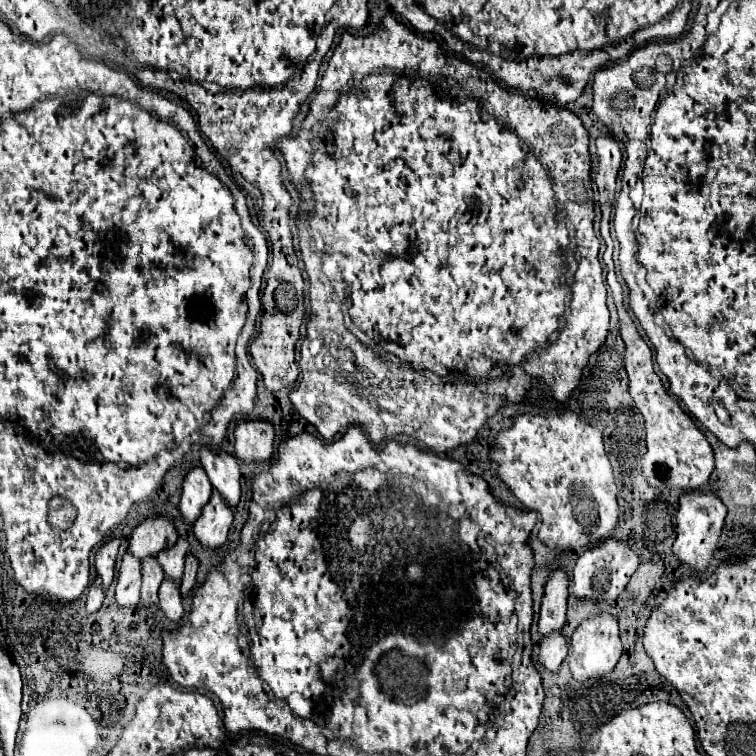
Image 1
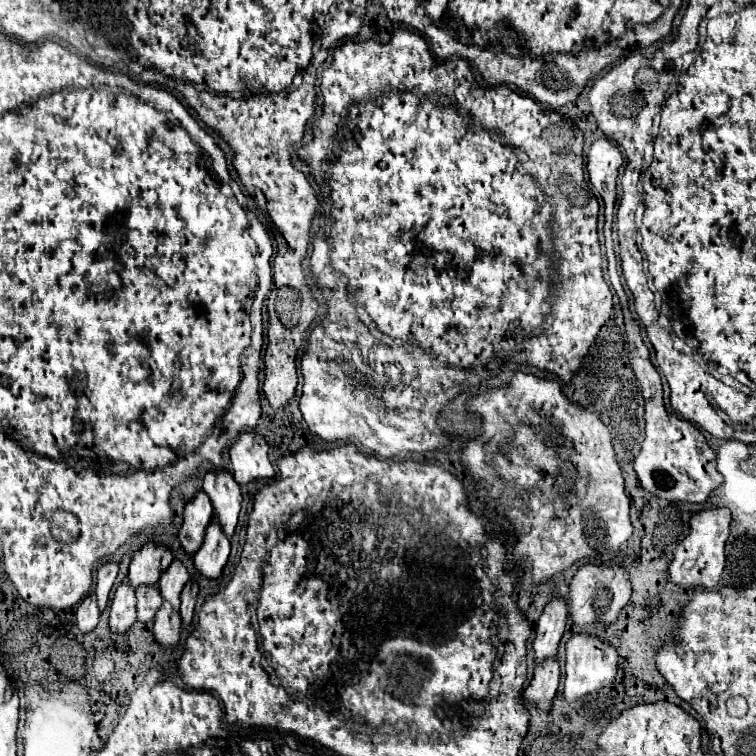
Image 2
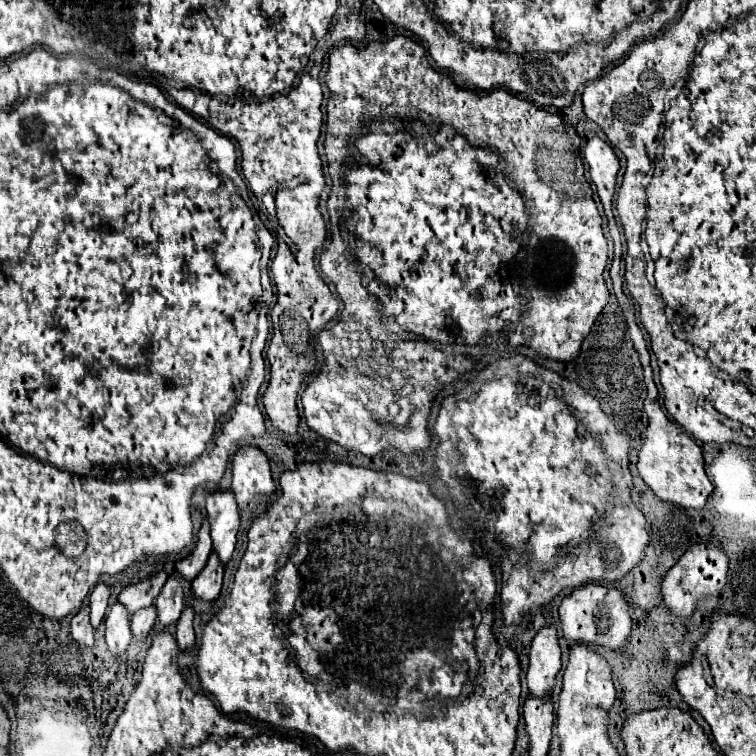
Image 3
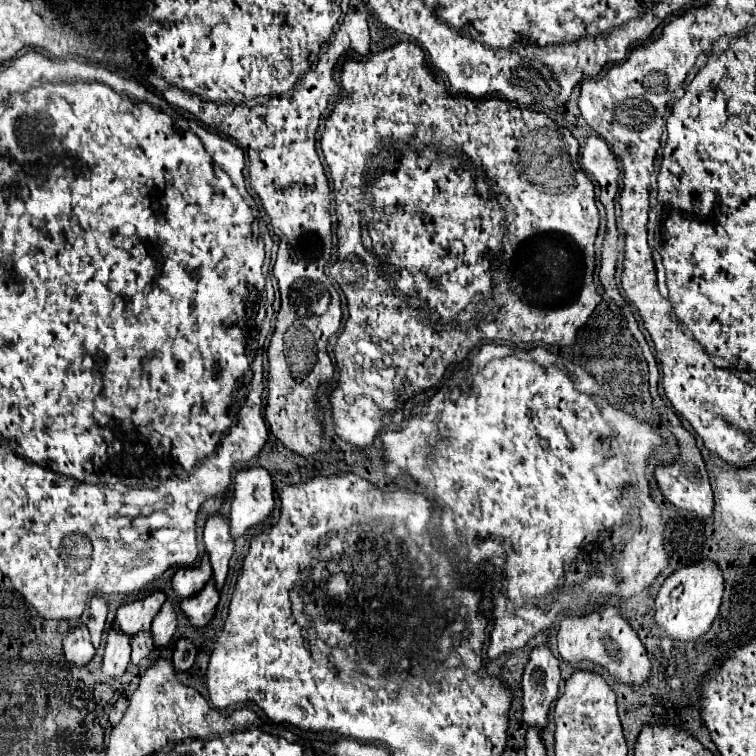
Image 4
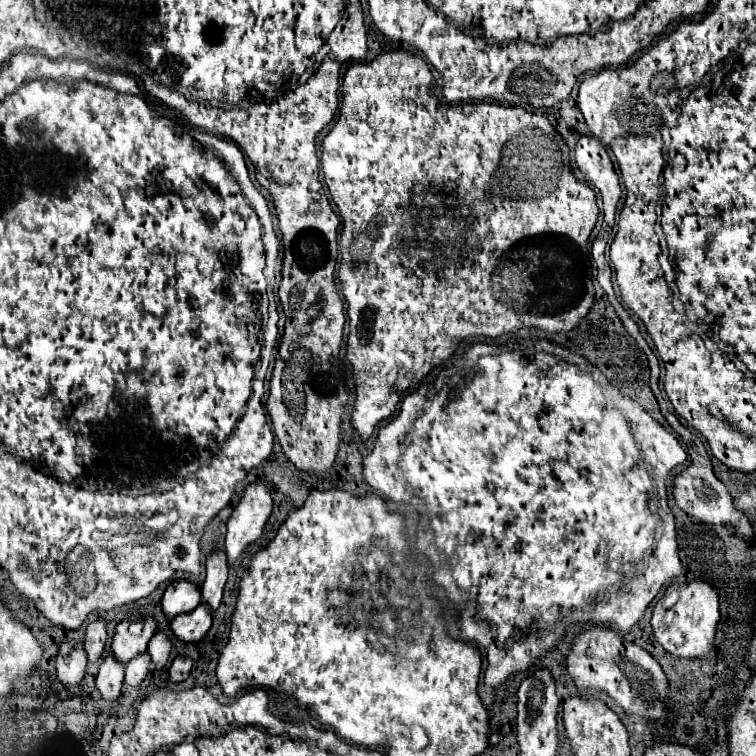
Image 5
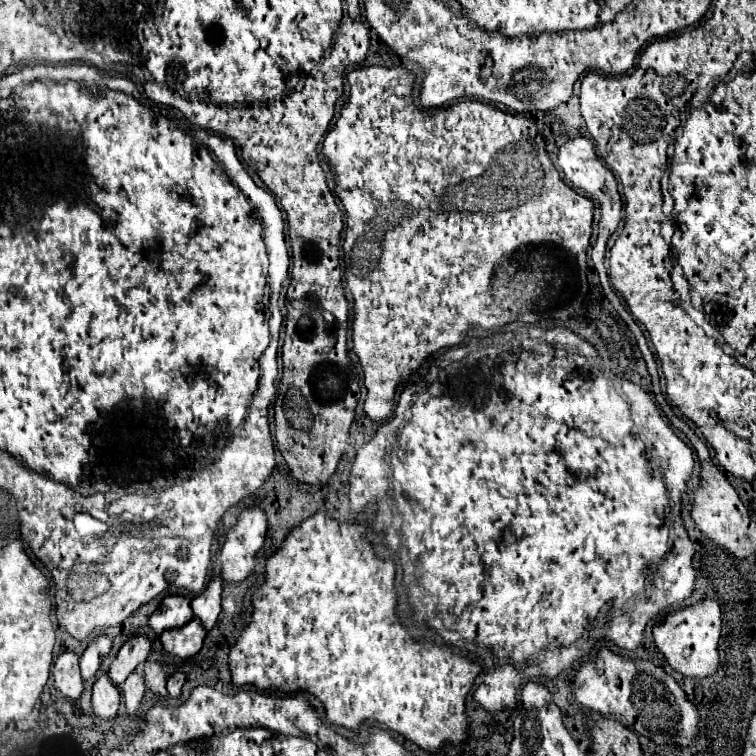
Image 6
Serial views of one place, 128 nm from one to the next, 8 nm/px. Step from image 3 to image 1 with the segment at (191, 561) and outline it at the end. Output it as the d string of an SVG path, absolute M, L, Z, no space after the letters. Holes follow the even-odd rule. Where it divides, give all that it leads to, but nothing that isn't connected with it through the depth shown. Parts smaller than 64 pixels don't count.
M194 468L184 478L182 488L184 488L184 492L182 492L182 500L180 500L180 512L182 512L184 522L192 526L194 520L200 518L204 504L208 504L208 500L212 496L212 484L208 482L204 468Z

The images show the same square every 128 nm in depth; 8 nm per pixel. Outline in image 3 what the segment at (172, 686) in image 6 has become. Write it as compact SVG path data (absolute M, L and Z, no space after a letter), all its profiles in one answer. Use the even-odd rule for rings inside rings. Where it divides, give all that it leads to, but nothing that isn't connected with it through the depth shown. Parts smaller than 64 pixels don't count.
M186 608L186 610L182 612L180 622L176 624L176 642L178 642L180 652L188 652L190 648L194 648L196 636L194 636L194 628L192 628L192 618L194 618L192 610Z

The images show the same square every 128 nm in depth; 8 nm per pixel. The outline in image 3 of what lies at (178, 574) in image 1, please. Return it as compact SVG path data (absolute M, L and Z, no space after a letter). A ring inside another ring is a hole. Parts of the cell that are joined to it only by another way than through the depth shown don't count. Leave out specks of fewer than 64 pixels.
M170 576L156 600L158 610L158 628L168 628L180 620L184 610L184 592L176 576Z

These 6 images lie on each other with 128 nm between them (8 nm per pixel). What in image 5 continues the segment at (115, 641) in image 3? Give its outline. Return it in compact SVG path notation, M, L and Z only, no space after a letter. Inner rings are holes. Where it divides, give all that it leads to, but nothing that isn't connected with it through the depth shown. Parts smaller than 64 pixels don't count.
M114 654L106 656L102 666L100 666L100 672L96 676L96 686L98 686L100 696L104 700L116 702L120 698L122 682L124 682L124 666L116 662Z

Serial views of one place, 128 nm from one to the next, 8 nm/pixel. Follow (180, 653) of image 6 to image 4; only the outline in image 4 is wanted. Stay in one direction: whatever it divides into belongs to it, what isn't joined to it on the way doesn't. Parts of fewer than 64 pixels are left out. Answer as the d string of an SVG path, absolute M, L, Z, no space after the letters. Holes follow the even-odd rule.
M212 580L204 586L204 592L192 596L190 600L184 600L184 604L180 604L182 614L190 620L192 626L202 628L206 626L212 618L214 618L214 610L218 604L218 590L214 588Z

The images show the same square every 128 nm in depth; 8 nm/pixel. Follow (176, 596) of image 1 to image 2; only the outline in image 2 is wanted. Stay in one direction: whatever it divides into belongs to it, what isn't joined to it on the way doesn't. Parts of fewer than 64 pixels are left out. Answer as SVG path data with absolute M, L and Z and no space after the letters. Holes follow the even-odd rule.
M164 602L154 618L156 644L160 644L162 648L168 648L168 650L174 650L178 646L178 640L180 640L180 626L182 626L180 614L174 612L168 602Z

